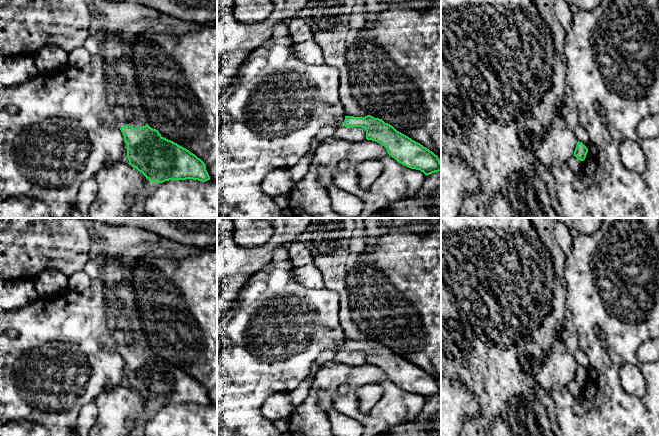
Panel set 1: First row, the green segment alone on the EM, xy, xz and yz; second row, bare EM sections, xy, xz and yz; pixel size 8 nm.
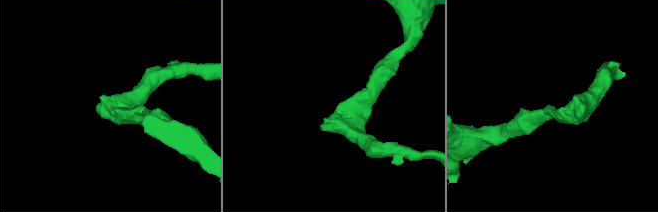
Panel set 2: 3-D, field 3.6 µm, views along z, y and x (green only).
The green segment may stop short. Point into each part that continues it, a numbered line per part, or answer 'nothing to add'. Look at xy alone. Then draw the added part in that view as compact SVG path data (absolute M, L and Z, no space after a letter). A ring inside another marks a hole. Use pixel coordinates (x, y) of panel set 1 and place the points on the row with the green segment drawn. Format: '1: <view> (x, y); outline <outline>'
1: xy (113, 117); outline M115 108L100 113L100 121L108 126L114 126L117 129L126 125L126 119L124 116Z

